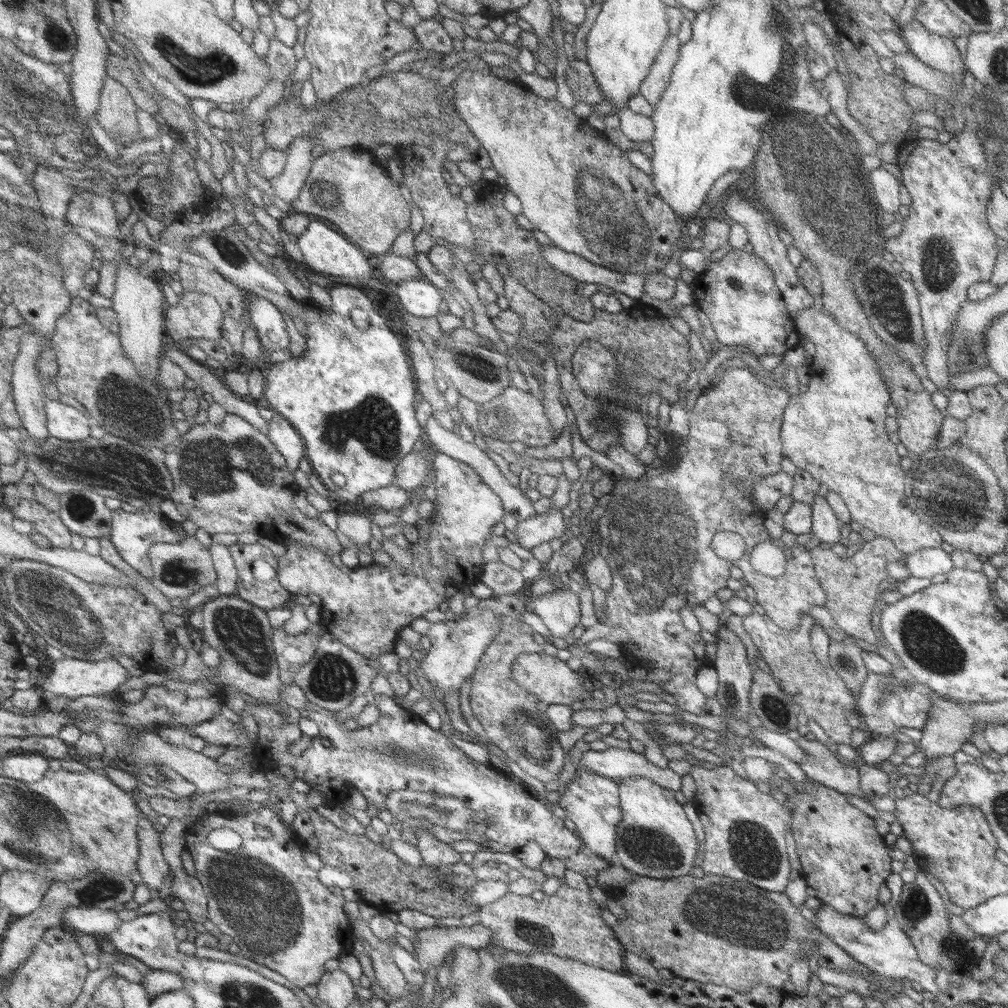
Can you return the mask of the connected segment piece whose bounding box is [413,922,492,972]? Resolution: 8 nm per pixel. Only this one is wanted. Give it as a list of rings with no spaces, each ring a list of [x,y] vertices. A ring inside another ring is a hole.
[[[481,922],[469,927],[446,927],[438,926],[431,929],[418,930],[416,938],[413,940],[416,956],[421,962],[424,971],[440,968],[446,957],[454,953],[458,946],[470,946],[470,948],[481,949],[492,940],[492,929],[487,929]]]

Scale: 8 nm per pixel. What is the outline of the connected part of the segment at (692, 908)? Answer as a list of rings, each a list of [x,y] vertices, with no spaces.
[[[690,874],[664,880],[653,879],[649,876],[634,875],[632,876],[632,882],[630,882],[626,888],[622,888],[622,890],[620,890],[620,888],[614,888],[613,900],[624,905],[624,910],[627,910],[625,920],[619,920],[618,925],[615,925],[613,929],[614,934],[616,934],[618,940],[620,940],[623,949],[630,951],[633,954],[638,954],[641,958],[648,960],[650,964],[652,964],[652,967],[657,970],[669,970],[676,977],[686,980],[722,985],[734,989],[739,993],[750,992],[750,989],[752,989],[754,985],[766,985],[766,987],[781,989],[783,984],[790,978],[790,966],[798,958],[803,958],[803,960],[807,960],[808,962],[809,956],[814,955],[811,953],[814,945],[818,946],[818,952],[816,952],[815,955],[818,957],[816,960],[818,961],[820,968],[837,970],[838,972],[843,973],[845,978],[852,972],[858,973],[858,971],[864,971],[864,969],[866,969],[856,962],[856,960],[853,960],[848,956],[848,954],[843,951],[843,948],[836,946],[836,943],[832,942],[830,938],[820,932],[812,922],[804,918],[804,916],[800,914],[800,909],[796,908],[796,906],[790,902],[786,893],[768,892],[759,886],[750,884],[750,882],[732,880],[731,878],[711,874],[705,874],[702,878],[694,877]]]

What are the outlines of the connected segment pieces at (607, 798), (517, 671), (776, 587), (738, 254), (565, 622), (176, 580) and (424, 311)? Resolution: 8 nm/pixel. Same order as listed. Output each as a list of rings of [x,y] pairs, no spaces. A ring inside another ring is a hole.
[[[577,768],[557,805],[564,809],[566,817],[576,825],[576,834],[586,844],[586,848],[590,848],[594,854],[606,860],[615,856],[617,829],[622,821],[617,780]]]
[[[544,651],[518,655],[518,660],[513,668],[513,676],[521,688],[529,690],[540,701],[540,710],[544,712],[551,705],[570,706],[576,701],[582,702],[588,698],[588,692],[583,686],[585,677],[573,672],[566,661],[548,655]]]
[[[795,543],[791,548],[783,547],[787,549],[788,555],[786,568],[782,576],[770,578],[770,576],[764,576],[764,574],[748,572],[748,579],[745,580],[756,592],[756,602],[764,608],[764,614],[776,623],[778,628],[790,631],[800,625],[802,617],[807,614],[806,612],[809,612],[810,607],[824,606],[826,592],[816,578],[816,572],[807,547],[798,543]]]
[[[734,248],[720,262],[706,268],[706,272],[694,280],[692,292],[695,304],[709,318],[716,333],[716,340],[725,348],[744,346],[760,357],[784,356],[789,350],[801,345],[802,337],[795,328],[780,291],[776,289],[773,273],[758,256],[744,252],[744,249]]]
[[[576,587],[523,598],[526,606],[534,607],[534,613],[542,619],[552,636],[564,639],[581,622],[580,598]]]
[[[195,536],[187,537],[178,543],[158,543],[150,556],[153,557],[156,576],[150,579],[168,598],[189,598],[192,594],[213,586],[218,586],[218,570],[211,546],[205,546]]]
[[[408,280],[398,286],[397,296],[399,296],[404,310],[418,318],[432,318],[442,312],[442,296],[440,288],[436,288],[430,280]]]

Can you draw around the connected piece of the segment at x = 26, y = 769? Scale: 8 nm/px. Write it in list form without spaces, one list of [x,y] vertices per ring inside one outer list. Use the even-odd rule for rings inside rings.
[[[38,754],[10,756],[4,763],[4,776],[25,783],[42,780],[50,770],[50,759]]]

